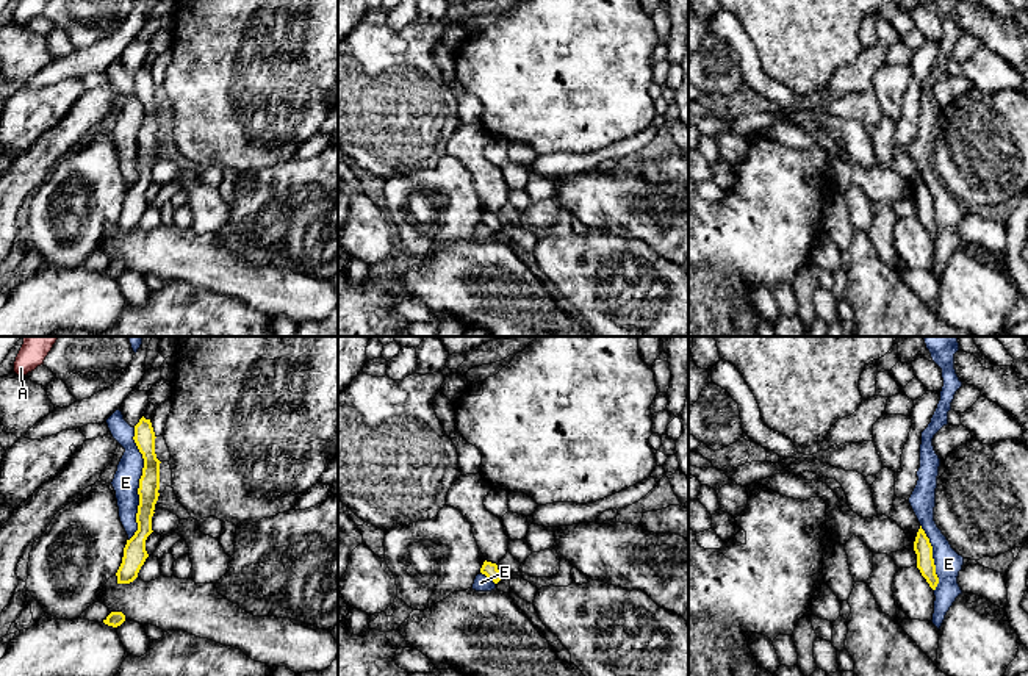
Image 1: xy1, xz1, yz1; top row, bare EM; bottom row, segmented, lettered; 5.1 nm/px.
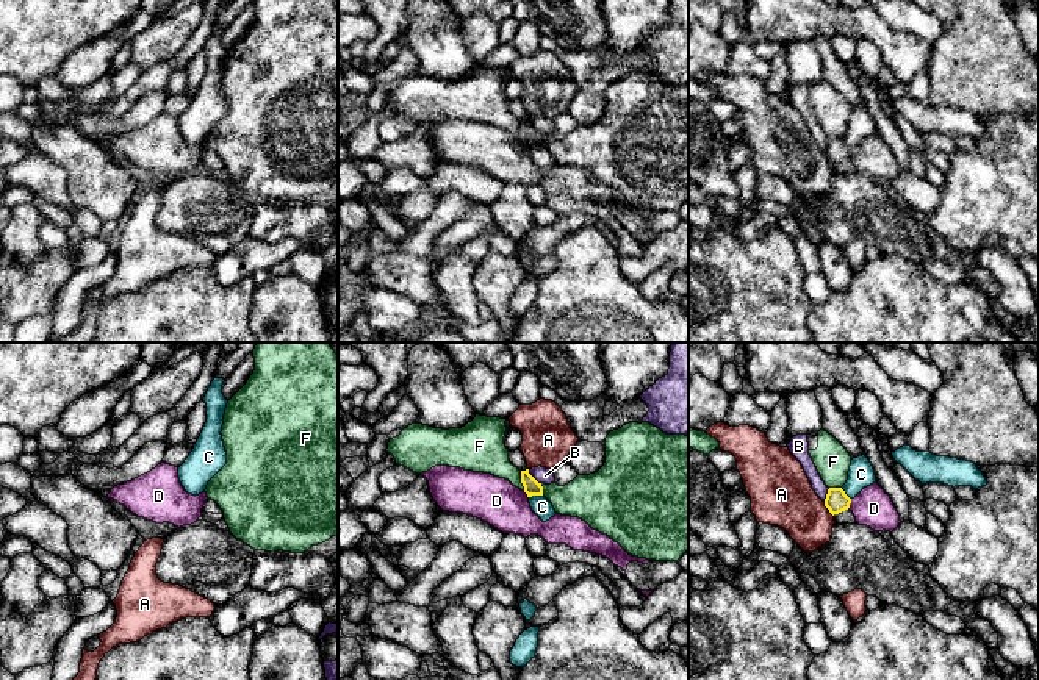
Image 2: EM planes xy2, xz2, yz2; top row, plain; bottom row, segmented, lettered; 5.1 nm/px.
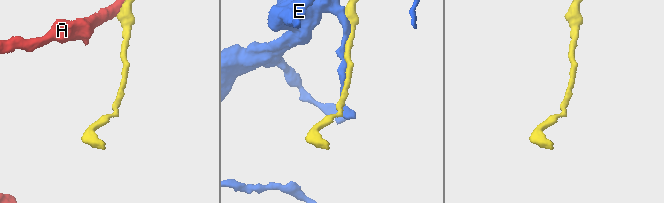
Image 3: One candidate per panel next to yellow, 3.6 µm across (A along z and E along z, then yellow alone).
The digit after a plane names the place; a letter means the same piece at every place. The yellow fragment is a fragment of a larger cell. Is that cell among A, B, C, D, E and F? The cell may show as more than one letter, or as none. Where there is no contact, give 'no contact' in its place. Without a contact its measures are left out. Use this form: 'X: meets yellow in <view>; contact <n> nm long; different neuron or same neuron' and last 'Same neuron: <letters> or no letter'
A: meets yellow in yz2; contact 90 nm long; different neuron
B: meets yellow in xz2; contact 100 nm long; different neuron
C: meets yellow in xz2; contact 70 nm long; same neuron
D: meets yellow in yz2; contact 60 nm long; different neuron
E: meets yellow in xy1; contact 600 nm long; different neuron
F: meets yellow in xz2; contact 110 nm long; different neuron
Same neuron: C

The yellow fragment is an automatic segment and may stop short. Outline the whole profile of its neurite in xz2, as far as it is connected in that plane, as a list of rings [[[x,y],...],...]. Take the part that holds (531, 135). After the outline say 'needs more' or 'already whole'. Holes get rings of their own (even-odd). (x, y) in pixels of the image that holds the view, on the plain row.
[[[529,119],[521,120],[521,133],[524,136],[524,142],[529,147],[529,153],[532,161],[543,170],[549,170],[557,163],[552,153],[543,145],[543,136],[538,133],[530,123]]] | needs more

